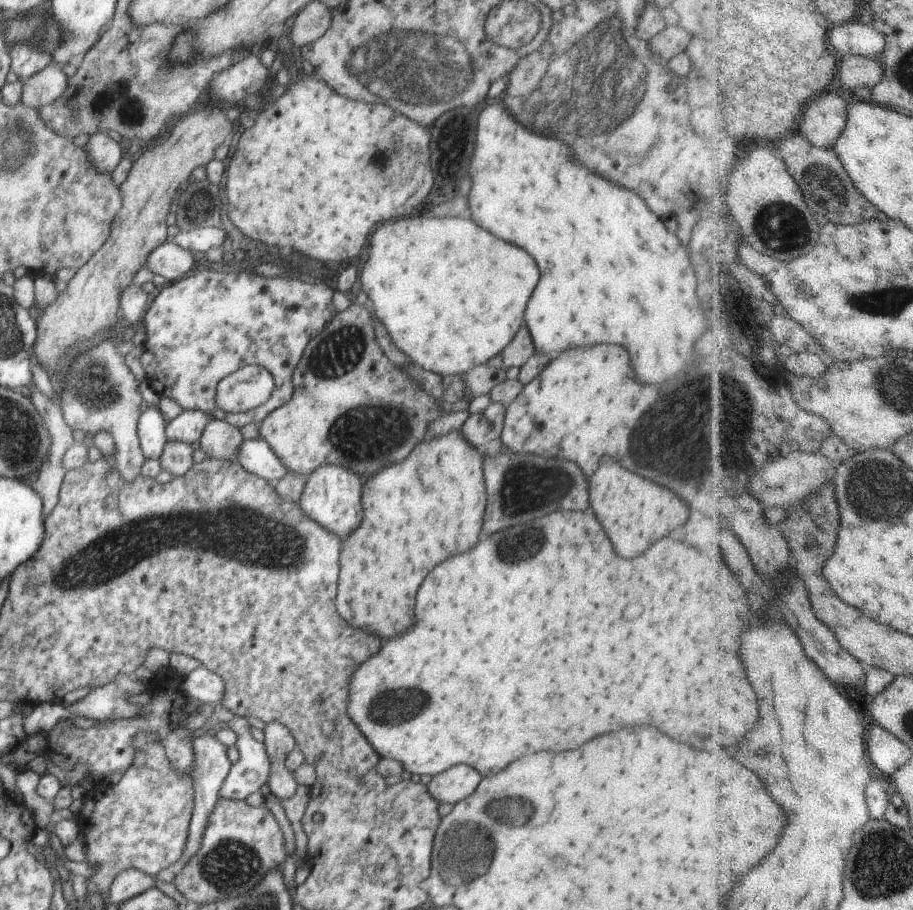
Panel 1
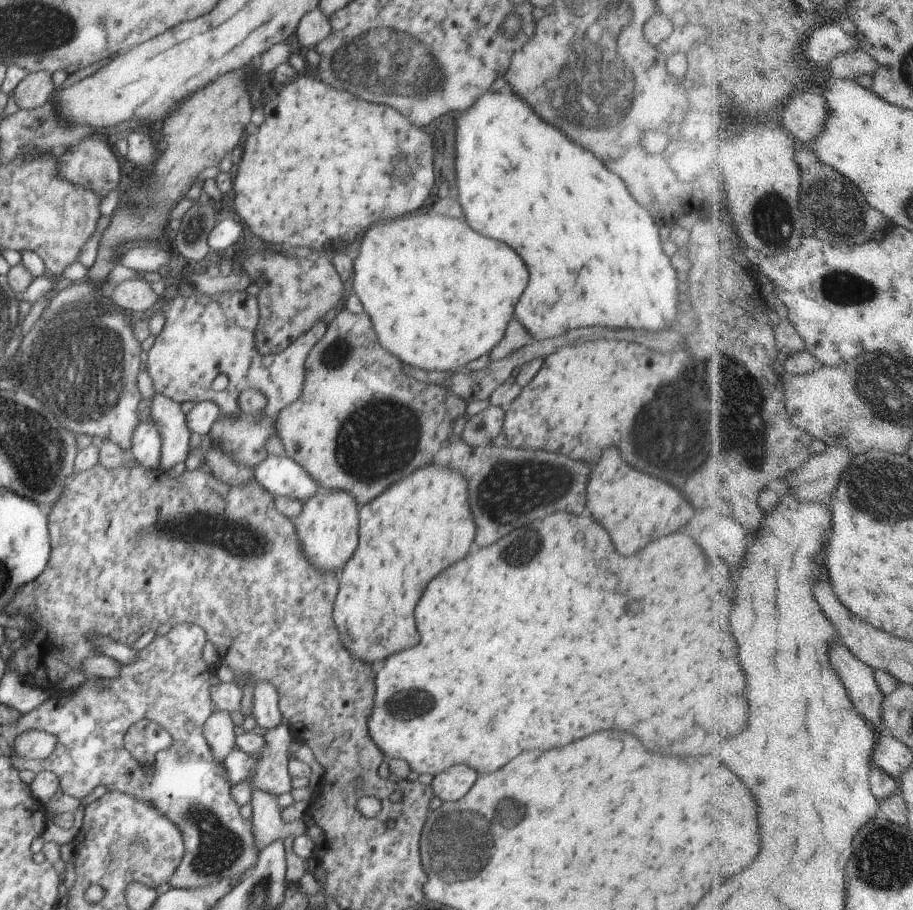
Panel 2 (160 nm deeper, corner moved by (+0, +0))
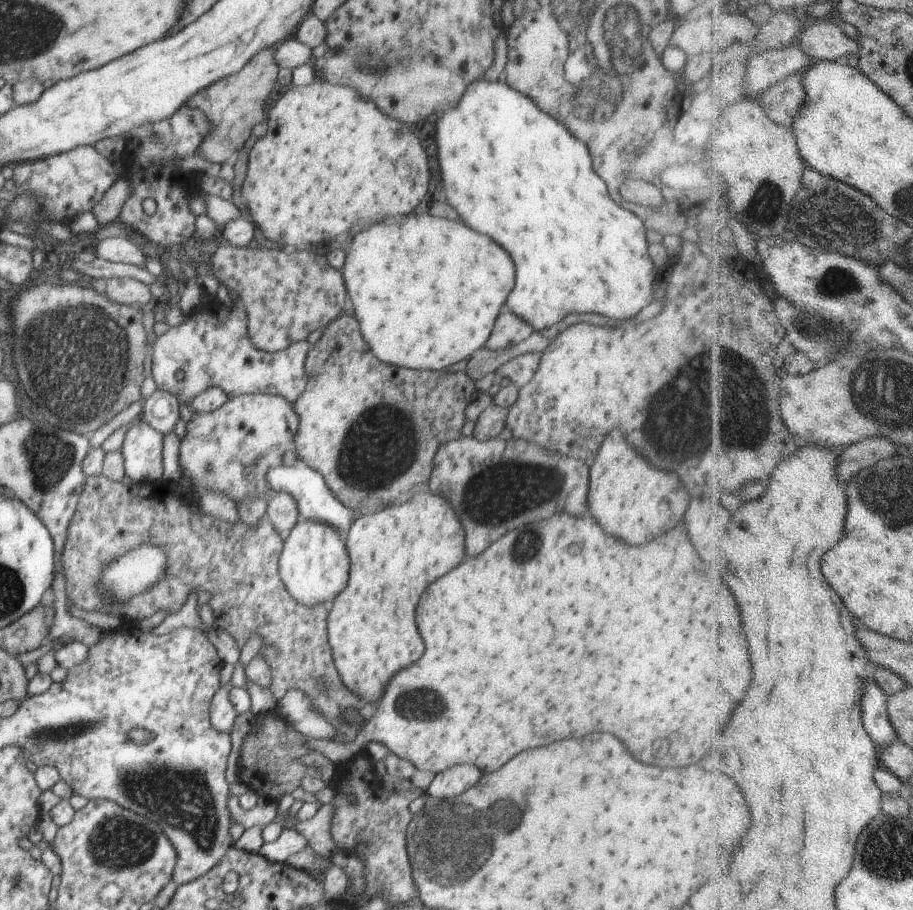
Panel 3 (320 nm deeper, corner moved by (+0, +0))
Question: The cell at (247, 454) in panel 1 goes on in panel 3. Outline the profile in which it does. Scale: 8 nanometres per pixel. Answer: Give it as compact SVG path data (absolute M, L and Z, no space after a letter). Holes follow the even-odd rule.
M298 460L292 466L280 464L277 468L272 468L267 475L268 486L275 493L288 493L299 508L299 515L303 519L314 520L314 522L322 522L328 524L332 528L336 528L336 532L346 536L350 526L354 522L354 514L350 512L342 502L338 501L336 496L326 486L325 478L305 463Z

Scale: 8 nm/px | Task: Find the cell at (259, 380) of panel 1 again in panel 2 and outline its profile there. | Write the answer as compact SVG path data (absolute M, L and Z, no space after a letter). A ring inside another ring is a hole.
M246 389L242 395L239 396L237 405L238 412L231 417L220 414L210 427L206 435L209 436L211 446L212 444L219 445L219 448L238 465L249 467L254 470L269 454L266 451L266 442L271 436L275 434L275 420L276 416L265 422L264 419L258 419L256 416L264 410L267 398L264 393L256 389Z

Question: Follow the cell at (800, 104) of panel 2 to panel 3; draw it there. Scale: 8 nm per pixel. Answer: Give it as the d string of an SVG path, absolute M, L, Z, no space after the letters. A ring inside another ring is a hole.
M794 74L778 82L766 90L760 100L774 122L793 131L796 116L804 110L804 106L808 106L808 88L804 86L804 75Z

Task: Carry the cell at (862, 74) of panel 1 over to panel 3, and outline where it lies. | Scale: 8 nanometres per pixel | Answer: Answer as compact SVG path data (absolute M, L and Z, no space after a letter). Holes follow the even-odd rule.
M838 18L834 22L828 19L812 20L810 26L800 34L798 43L817 60L845 62L847 55L856 55L862 50L859 38L849 38L839 26Z

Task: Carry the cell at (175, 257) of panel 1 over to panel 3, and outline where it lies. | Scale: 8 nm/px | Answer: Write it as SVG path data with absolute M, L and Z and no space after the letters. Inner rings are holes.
M126 237L104 238L96 246L96 257L116 263L129 263L144 267L148 258L140 247Z

